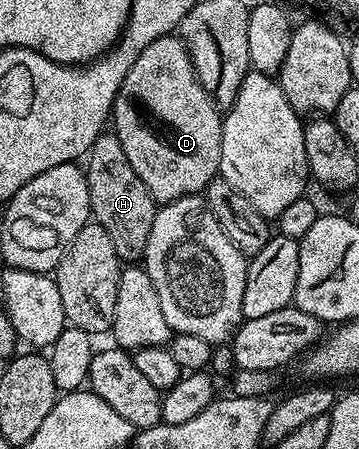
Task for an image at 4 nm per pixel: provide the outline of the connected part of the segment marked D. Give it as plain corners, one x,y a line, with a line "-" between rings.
179,35
158,38
158,42
150,42
150,46
138,54
138,62
130,66
130,74
126,74
118,90
110,124
116,127
113,128
114,134
118,142
122,142
122,150
126,150
126,158
130,158
130,166
134,166
138,178
146,182
146,190
150,190
157,205
173,204
183,196
203,193
208,183
217,179
222,158
222,112
200,85
188,49

